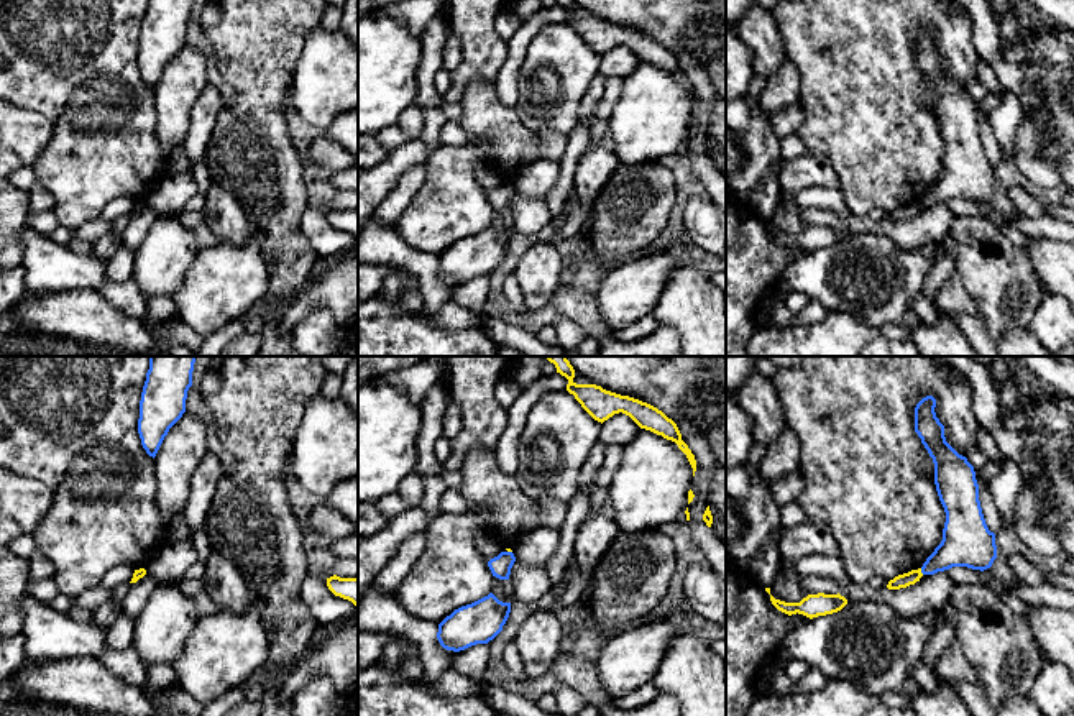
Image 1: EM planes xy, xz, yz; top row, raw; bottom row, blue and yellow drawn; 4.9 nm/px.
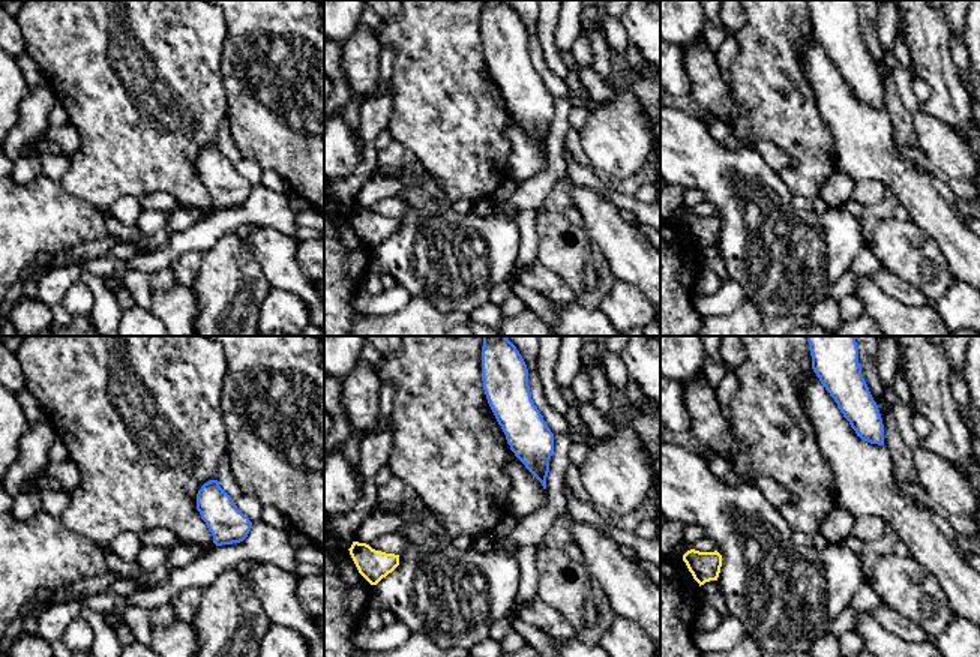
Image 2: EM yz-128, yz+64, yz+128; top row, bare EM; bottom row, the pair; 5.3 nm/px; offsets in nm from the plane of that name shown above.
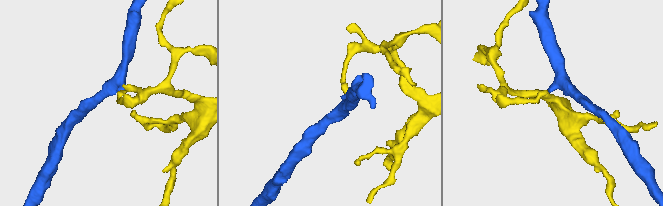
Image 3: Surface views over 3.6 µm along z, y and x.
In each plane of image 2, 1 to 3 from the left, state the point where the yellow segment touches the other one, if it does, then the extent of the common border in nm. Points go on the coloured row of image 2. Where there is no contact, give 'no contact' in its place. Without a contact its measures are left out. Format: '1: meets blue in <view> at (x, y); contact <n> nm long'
1: no contact
2: no contact
3: no contact

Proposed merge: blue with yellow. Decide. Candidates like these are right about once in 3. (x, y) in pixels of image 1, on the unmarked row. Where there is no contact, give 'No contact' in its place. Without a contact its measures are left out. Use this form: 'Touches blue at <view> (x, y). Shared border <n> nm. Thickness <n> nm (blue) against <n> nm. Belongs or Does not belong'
Touches blue at yz (922, 204). Shared border 40 nm. Thickness 220 nm (blue) against 70 nm. Does not belong

